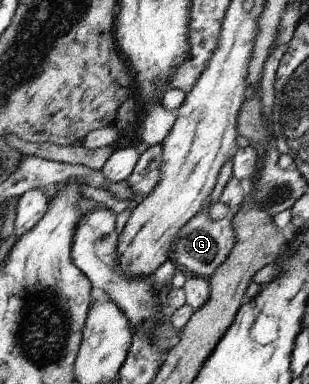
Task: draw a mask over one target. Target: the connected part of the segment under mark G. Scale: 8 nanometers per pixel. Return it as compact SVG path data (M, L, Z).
M214 189L214 197L210 197L208 202L201 208L201 211L196 216L190 219L189 223L181 229L178 233L176 243L173 244L173 251L171 253L171 259L175 264L185 271L188 275L200 276L203 278L211 278L214 272L221 267L222 263L228 259L234 245L236 245L236 231L232 227L231 217L224 218L220 221L212 221L210 215L211 205L218 202L222 193L222 189Z

